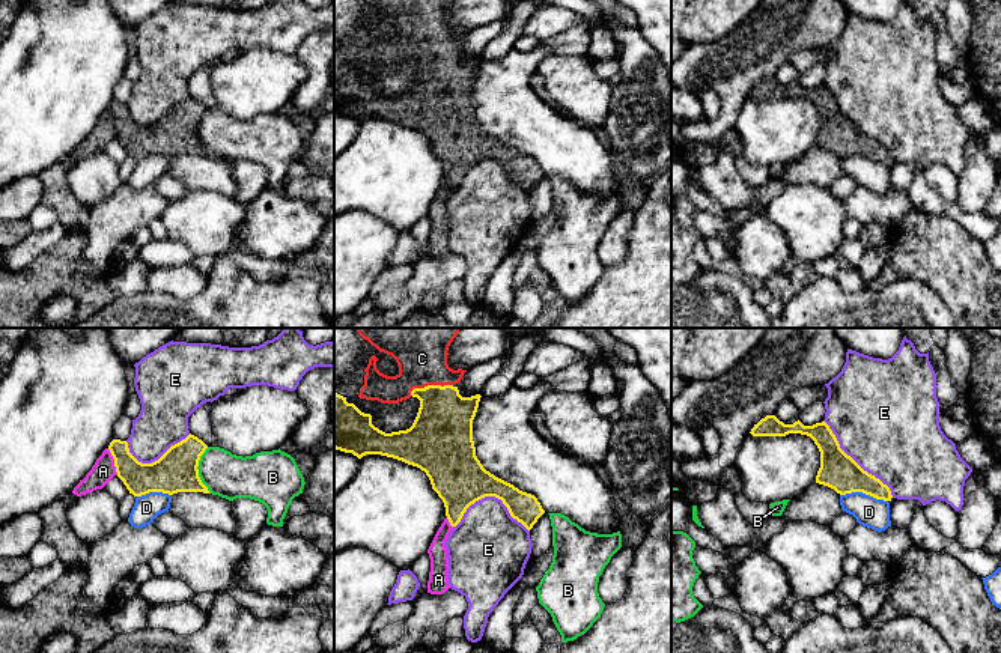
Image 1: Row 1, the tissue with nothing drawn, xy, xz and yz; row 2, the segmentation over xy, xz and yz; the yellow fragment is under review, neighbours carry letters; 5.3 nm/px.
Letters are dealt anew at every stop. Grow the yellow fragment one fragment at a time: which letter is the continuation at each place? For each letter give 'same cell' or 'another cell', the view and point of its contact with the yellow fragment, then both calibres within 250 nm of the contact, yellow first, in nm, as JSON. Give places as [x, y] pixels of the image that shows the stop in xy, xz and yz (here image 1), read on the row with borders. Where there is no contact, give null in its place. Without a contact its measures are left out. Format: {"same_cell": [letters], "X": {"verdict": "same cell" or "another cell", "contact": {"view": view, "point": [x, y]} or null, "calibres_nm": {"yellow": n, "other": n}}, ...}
{"same_cell": ["C"], "A": {"verdict": "another cell", "contact": {"view": "xy", "point": [115, 462]}, "calibres_nm": {"yellow": 170, "other": 120}}, "B": {"verdict": "another cell", "contact": {"view": "xy", "point": [197, 470]}, "calibres_nm": {"yellow": 220, "other": 240}}, "C": {"verdict": "same cell", "contact": {"view": "xz", "point": [429, 385]}, "calibres_nm": {"yellow": 320, "other": 320}}, "D": {"verdict": "another cell", "contact": {"view": "yz", "point": [864, 492]}, "calibres_nm": {"yellow": 200, "other": 160}}, "E": {"verdict": "another cell", "contact": {"view": "xz", "point": [491, 495]}, "calibres_nm": {"yellow": 280, "other": 380}}}

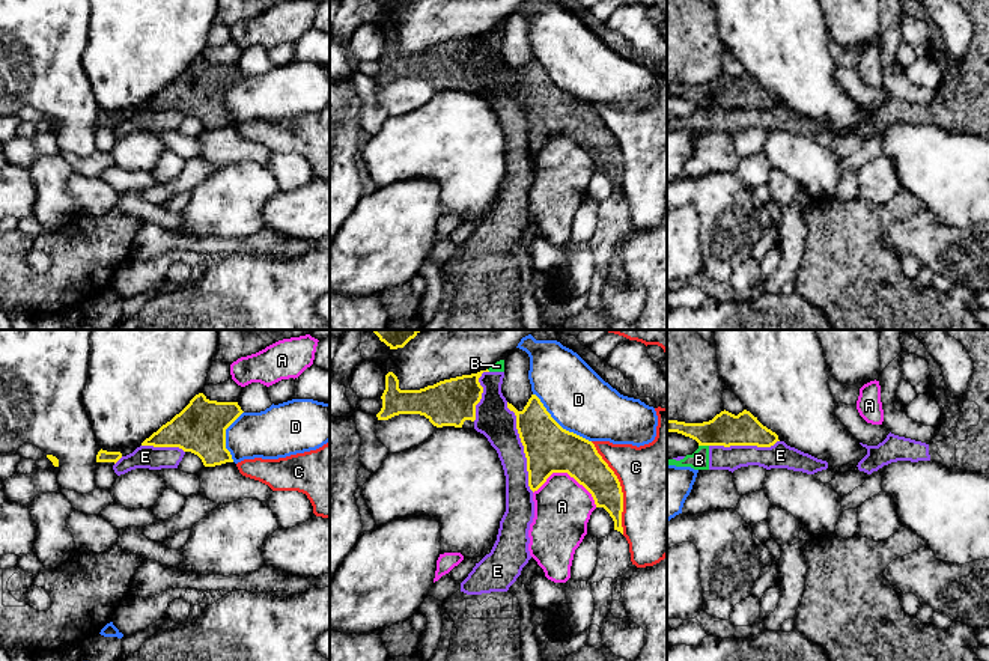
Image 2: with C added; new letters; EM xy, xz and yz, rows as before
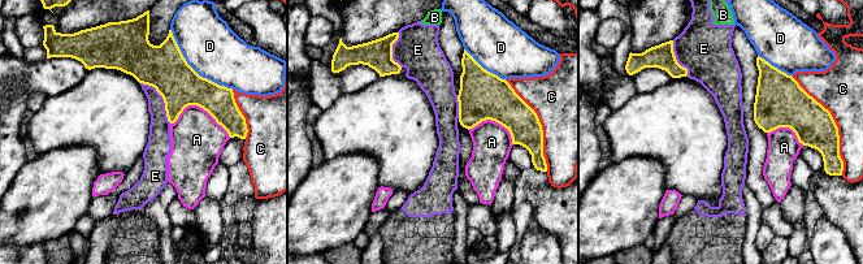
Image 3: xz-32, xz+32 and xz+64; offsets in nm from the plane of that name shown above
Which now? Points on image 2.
{"same_cell": [], "A": {"verdict": "another cell", "contact": {"view": "xz", "point": [568, 473]}, "calibres_nm": {"yellow": 260, "other": 300}}, "B": {"verdict": "another cell", "contact": {"view": "yz", "point": [703, 444]}, "calibres_nm": {"yellow": 180, "other": 100}}, "C": {"verdict": "another cell", "contact": {"view": "xz", "point": [620, 488]}, "calibres_nm": {"yellow": 200, "other": 480}}, "D": {"verdict": "another cell", "contact": {"view": "xz", "point": [559, 425]}, "calibres_nm": {"yellow": 260, "other": 340}}, "E": {"verdict": "another cell", "contact": {"view": "xz", "point": [524, 447]}, "calibres_nm": {"yellow": 260, "other": 190}}}

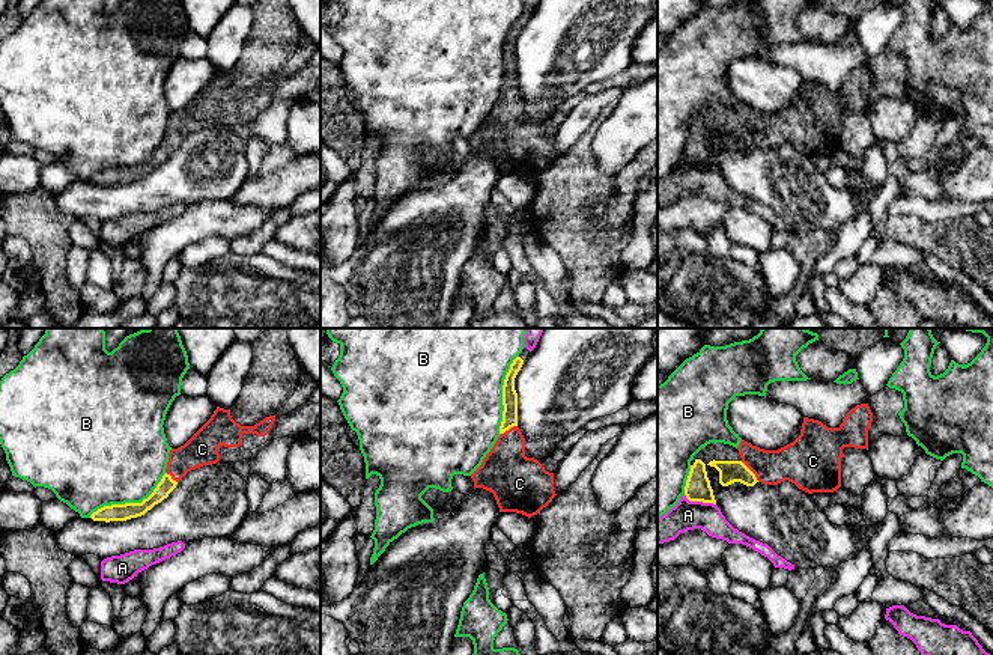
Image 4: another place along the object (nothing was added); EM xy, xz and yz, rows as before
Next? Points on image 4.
{"same_cell": ["C"], "A": {"verdict": "another cell", "contact": {"view": "yz", "point": [700, 500]}, "calibres_nm": {"yellow": 130, "other": 160}}, "B": {"verdict": "another cell", "contact": {"view": "xy", "point": [130, 503]}, "calibres_nm": {"yellow": 100, "other": 480}}, "C": {"verdict": "same cell", "contact": {"view": "yz", "point": [751, 472]}, "calibres_nm": {"yellow": 120, "other": 220}}}

